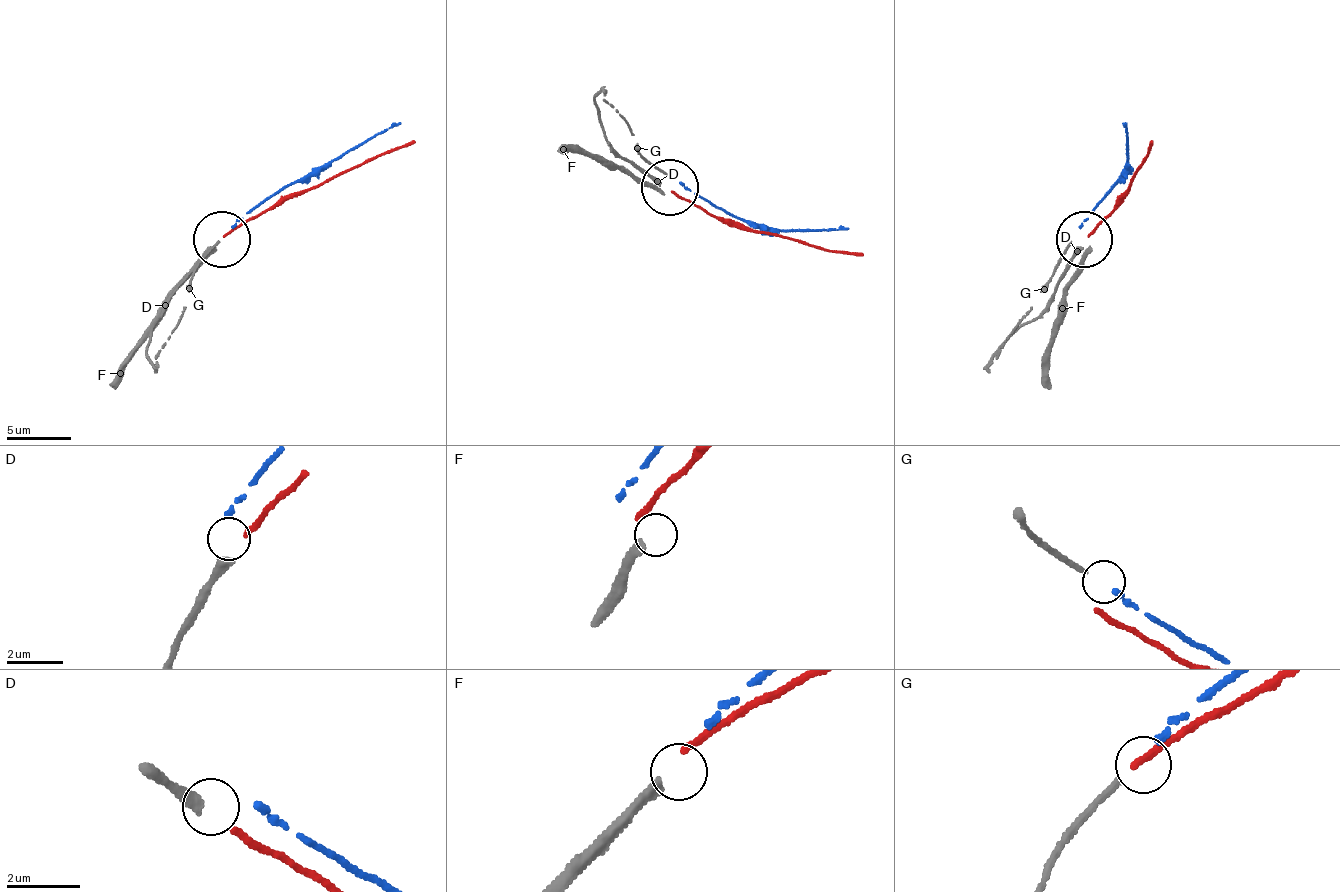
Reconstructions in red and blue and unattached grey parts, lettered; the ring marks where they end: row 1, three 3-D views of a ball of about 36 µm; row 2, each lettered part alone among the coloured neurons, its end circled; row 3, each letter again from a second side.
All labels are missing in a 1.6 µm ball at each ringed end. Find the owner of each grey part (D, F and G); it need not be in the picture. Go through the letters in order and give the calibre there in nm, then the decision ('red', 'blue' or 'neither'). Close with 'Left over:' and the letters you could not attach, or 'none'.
D: calibre 320 nm; red
F: calibre 280 nm; neither
G: calibre 170 nm; blue
Left over: F

